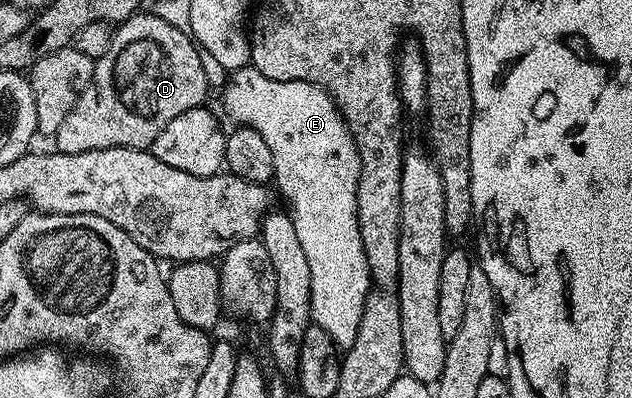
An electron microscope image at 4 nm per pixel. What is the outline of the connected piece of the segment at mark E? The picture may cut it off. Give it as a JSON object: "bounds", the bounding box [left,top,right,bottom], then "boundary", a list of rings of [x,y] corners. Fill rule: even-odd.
{"bounds":[221,65,371,349],"boundary":[[[251,65],[240,67],[239,70],[232,72],[228,76],[229,79],[225,83],[225,88],[221,91],[221,103],[225,106],[225,111],[234,120],[234,124],[242,127],[250,127],[255,129],[255,133],[259,133],[263,137],[263,141],[267,141],[267,145],[271,148],[271,153],[275,157],[275,169],[273,170],[273,179],[277,187],[281,190],[283,198],[289,202],[288,210],[293,216],[293,224],[295,225],[295,234],[299,237],[299,241],[303,245],[303,253],[307,256],[307,266],[311,269],[311,319],[316,326],[325,330],[329,338],[333,340],[338,348],[348,349],[352,346],[357,337],[359,323],[363,317],[365,309],[365,299],[368,298],[371,290],[371,276],[369,273],[369,265],[365,256],[365,249],[361,234],[359,233],[359,221],[357,220],[357,186],[359,185],[359,173],[361,172],[361,158],[357,152],[355,141],[351,137],[349,127],[345,123],[345,119],[341,116],[341,111],[337,107],[337,102],[329,96],[321,87],[316,87],[313,83],[307,82],[305,79],[296,79],[295,81],[275,81],[269,79],[263,73],[259,73]]]}

